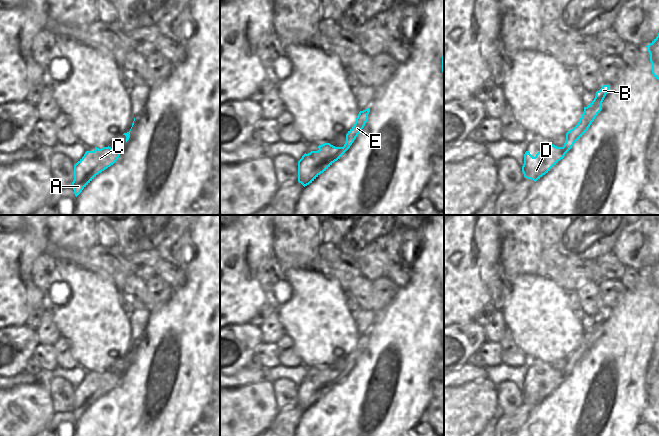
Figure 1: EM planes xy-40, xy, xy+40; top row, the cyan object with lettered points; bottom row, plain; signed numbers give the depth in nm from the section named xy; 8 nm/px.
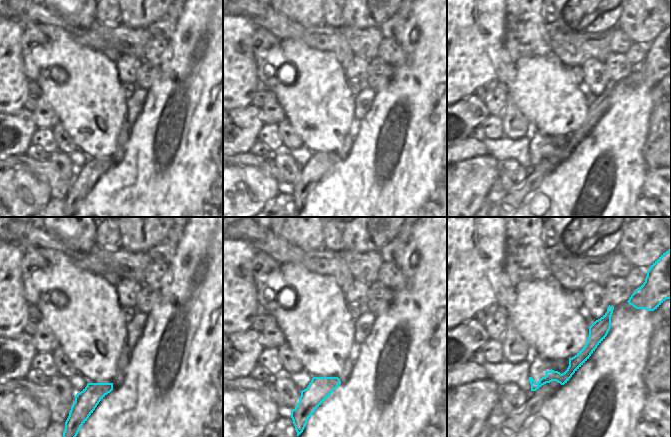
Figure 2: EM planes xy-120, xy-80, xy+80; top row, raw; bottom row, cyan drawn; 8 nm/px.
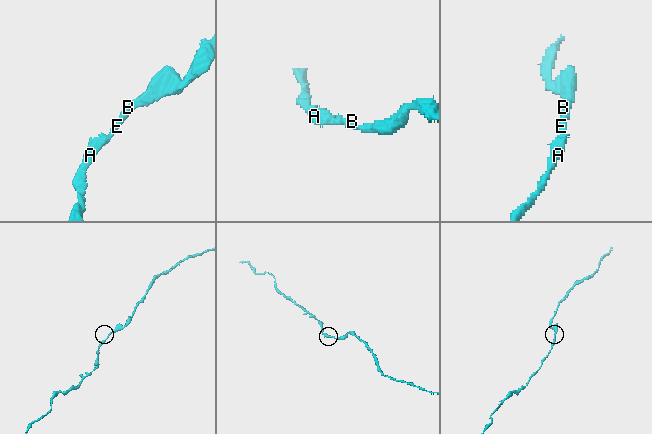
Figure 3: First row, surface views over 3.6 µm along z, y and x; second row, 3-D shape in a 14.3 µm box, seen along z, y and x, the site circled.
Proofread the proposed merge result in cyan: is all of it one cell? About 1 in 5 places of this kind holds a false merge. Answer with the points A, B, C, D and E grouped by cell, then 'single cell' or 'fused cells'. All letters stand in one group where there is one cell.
A B C D E; single cell

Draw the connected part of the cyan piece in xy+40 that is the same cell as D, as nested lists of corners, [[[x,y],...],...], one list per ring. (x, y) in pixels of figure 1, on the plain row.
[[[603,309],[596,316],[594,324],[587,331],[584,331],[584,336],[578,348],[566,357],[566,365],[563,371],[557,371],[548,366],[547,369],[542,370],[543,374],[539,375],[535,381],[529,375],[525,376],[524,388],[522,390],[525,402],[536,406],[564,382],[572,370],[586,357],[596,340],[602,334],[602,326],[609,312],[610,309]]]

